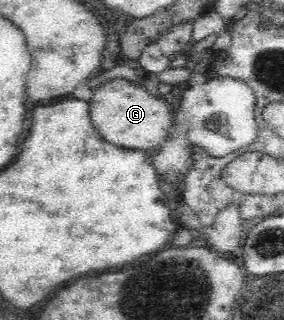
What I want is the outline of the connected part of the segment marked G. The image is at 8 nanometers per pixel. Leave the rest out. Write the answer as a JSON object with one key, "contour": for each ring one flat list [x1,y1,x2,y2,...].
{"contour":[[115,78,92,90,88,103,91,126,101,134,103,140,117,148,125,150,151,150,163,144,168,130,173,128,171,112,160,97,147,94,144,87,134,85,132,81]]}

